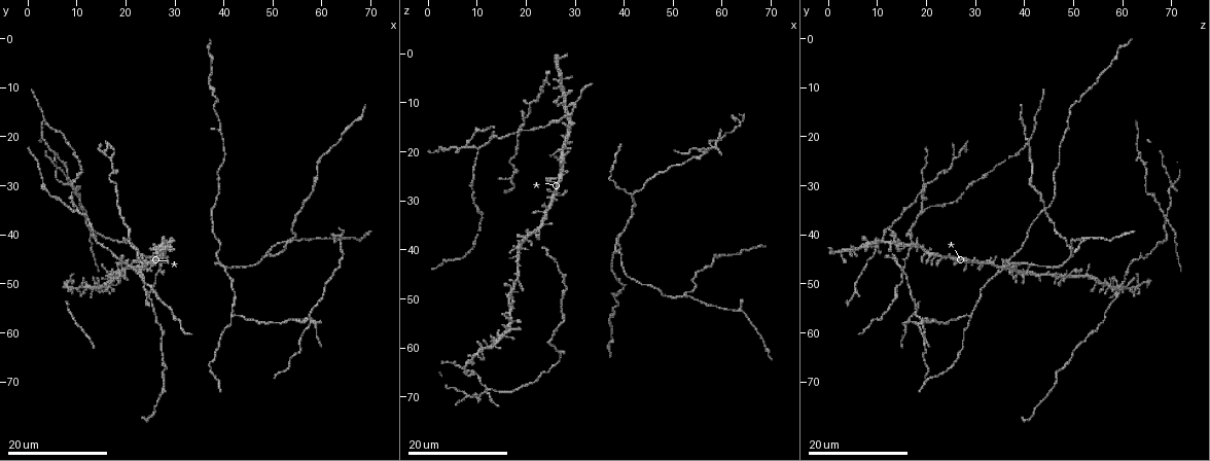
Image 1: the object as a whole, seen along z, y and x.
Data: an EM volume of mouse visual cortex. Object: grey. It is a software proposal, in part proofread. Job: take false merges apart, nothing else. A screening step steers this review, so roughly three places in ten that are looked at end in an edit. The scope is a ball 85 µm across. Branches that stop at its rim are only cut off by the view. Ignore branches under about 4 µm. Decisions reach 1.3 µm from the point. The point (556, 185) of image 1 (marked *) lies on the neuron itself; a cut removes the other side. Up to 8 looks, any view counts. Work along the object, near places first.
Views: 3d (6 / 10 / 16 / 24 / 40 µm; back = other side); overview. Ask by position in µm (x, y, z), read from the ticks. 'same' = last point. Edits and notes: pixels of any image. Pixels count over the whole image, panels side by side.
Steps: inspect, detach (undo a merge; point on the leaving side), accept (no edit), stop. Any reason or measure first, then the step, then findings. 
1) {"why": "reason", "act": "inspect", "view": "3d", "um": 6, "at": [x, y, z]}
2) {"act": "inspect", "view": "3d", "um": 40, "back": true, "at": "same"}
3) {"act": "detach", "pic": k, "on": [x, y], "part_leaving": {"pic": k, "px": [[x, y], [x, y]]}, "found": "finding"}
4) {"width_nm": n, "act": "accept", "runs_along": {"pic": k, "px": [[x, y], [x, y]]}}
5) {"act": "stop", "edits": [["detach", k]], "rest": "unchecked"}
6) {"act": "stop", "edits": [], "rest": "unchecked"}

{"why": "a fork", "act": "inspect", "view": "3d", "um": 16, "at": [9.5, 35.5, 19.5]}

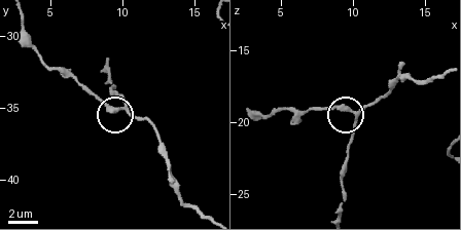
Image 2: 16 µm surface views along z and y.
{"act": "inspect", "view": "3d", "um": 10, "at": [10.0, 35.0, 19.4]}

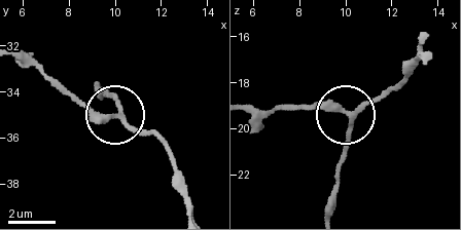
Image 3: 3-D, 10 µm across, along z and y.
{"act": "inspect", "view": "3d", "um": 10, "back": true, "at": [10.0, 35.0, 19.4]}

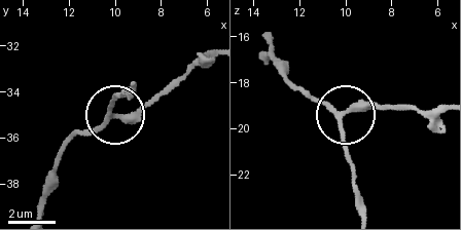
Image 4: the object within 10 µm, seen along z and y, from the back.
{"arms": 3, "act": "accept", "found": "continuous, no second neuron"}

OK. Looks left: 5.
{"why": "a fork", "act": "inspect", "view": "3d", "um": 16, "at": [41.5, 56.5, 28.5]}

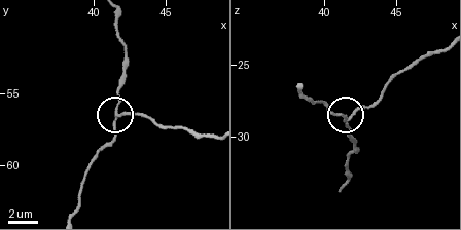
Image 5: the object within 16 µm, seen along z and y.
{"act": "inspect", "view": "3d", "um": 10, "at": [41.8, 56.6, 28.8]}

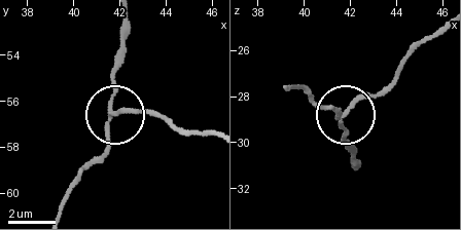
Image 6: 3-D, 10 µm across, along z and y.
{"arms": 3, "act": "detach", "pic": 6, "on": [135, 110], "part_leaving": {"pic": 6, "px": [[109, 111], [148, 111], [184, 128], [213, 130]]}, "found": "two neurons meet here"}

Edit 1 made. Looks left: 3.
{"act": "inspect", "view": "overview"}

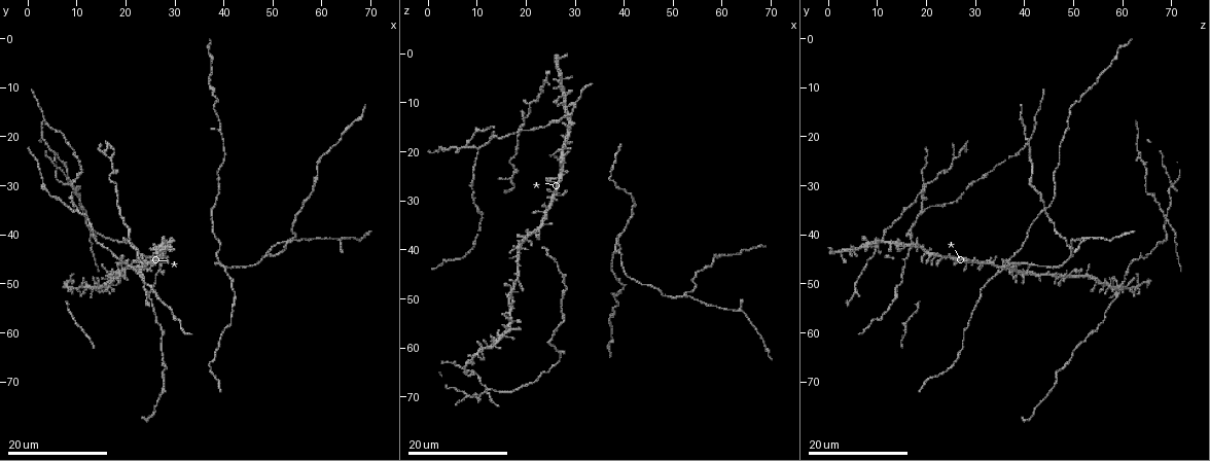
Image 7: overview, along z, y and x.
{"why": "a fork", "act": "inspect", "view": "3d", "um": 16, "at": [39.0, 46.0, 37.0]}

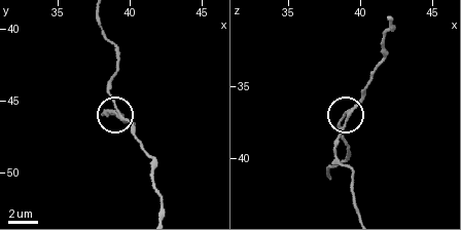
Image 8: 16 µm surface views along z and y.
{"why": "zoom in", "act": "inspect", "view": "3d", "um": 6, "at": [39.2, 46.2, 36.6]}

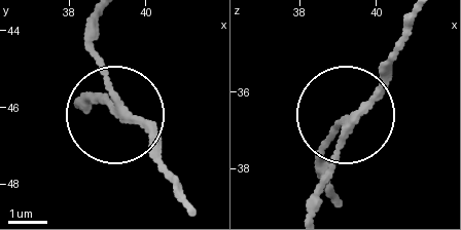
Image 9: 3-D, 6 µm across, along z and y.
{"arms": 3, "act": "accept", "found": "continuous, no second neuron"}

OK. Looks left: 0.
{"act": "stop", "edits": [["detach", 6]], "rest": "unchecked"}

